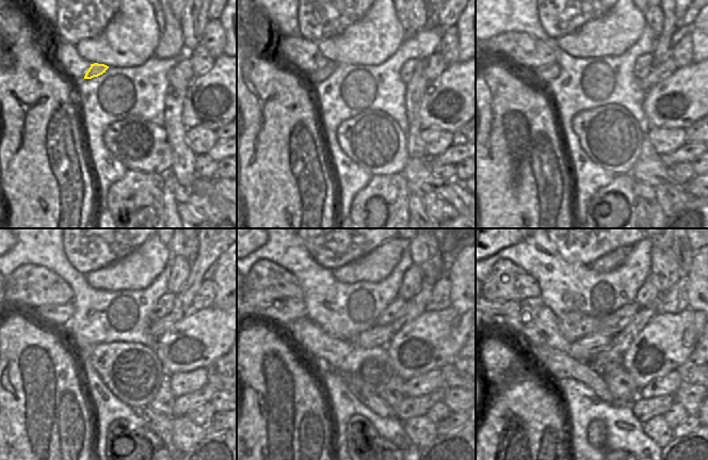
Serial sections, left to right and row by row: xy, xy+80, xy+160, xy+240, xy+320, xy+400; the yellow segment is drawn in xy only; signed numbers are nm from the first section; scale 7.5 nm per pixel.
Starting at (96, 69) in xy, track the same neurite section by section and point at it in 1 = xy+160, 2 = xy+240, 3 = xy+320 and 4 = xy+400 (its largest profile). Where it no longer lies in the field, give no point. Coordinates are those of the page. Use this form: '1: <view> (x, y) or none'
1: xy+160 (542, 77)
2: xy+240 (58, 316)
3: xy+320 (289, 310)
4: xy+400 (498, 308)

